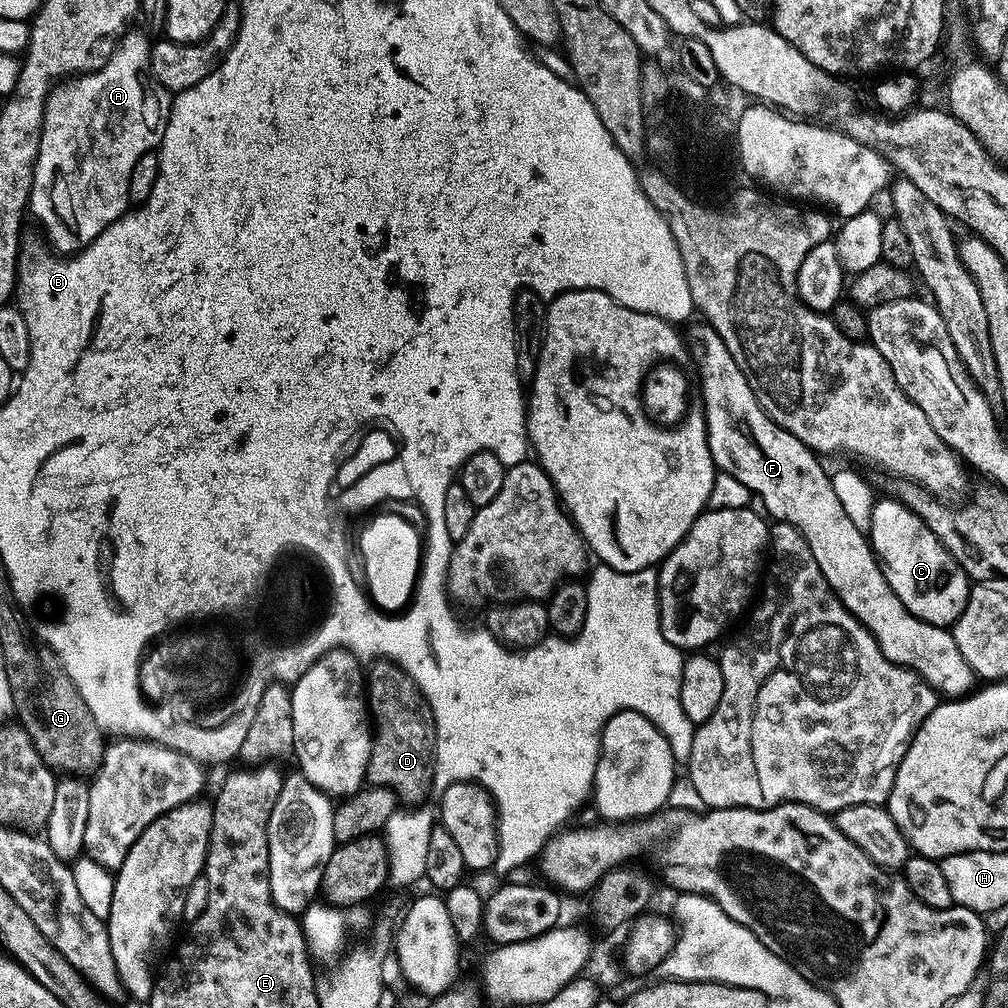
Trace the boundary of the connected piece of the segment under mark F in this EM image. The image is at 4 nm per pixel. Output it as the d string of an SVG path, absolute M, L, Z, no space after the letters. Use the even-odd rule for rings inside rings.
M699 322L700 324L689 323L687 325L688 332L686 331L686 347L691 363L694 365L695 375L698 377L698 387L700 395L704 401L704 421L708 427L708 445L710 446L710 454L712 455L712 461L715 462L717 469L721 472L729 472L732 476L738 478L742 482L742 486L746 486L754 493L758 500L764 503L763 511L767 513L773 521L783 522L786 524L794 525L801 534L804 535L804 541L810 546L810 550L814 554L814 562L818 562L818 570L826 578L826 582L832 587L839 598L848 607L849 612L860 621L861 624L867 628L868 633L876 639L878 646L882 650L884 657L892 664L899 664L902 668L910 668L921 680L925 680L928 685L934 689L941 697L944 698L963 698L973 691L974 685L972 683L978 680L975 672L966 662L966 658L962 658L962 650L958 650L958 646L954 642L951 631L947 627L931 624L929 620L921 620L919 615L910 610L906 610L906 606L900 601L900 596L894 594L892 587L888 585L888 580L884 577L884 570L879 560L876 559L876 553L872 550L869 537L860 533L861 525L857 521L852 520L846 514L846 510L842 510L842 502L838 502L838 494L834 494L834 486L832 485L832 477L824 468L819 464L817 453L812 449L806 447L804 443L798 438L794 438L794 434L790 434L780 424L776 423L771 416L768 415L768 409L762 403L760 405L761 397L758 395L757 389L750 383L748 376L744 373L744 369L740 367L740 364L730 354L730 350L726 350L726 342L718 333L716 333L712 325L707 322Z

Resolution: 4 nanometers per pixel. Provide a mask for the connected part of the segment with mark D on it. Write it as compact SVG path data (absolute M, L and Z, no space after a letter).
M380 662L372 667L366 672L366 703L376 733L367 779L373 785L391 789L401 805L423 805L432 784L435 750L435 720L430 706L403 668L391 662Z

